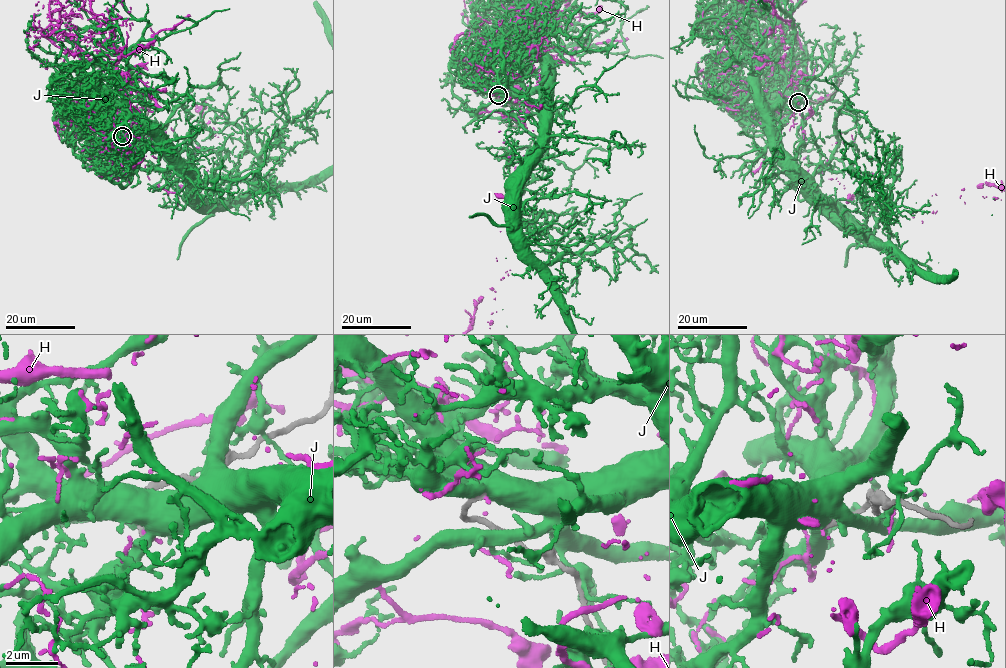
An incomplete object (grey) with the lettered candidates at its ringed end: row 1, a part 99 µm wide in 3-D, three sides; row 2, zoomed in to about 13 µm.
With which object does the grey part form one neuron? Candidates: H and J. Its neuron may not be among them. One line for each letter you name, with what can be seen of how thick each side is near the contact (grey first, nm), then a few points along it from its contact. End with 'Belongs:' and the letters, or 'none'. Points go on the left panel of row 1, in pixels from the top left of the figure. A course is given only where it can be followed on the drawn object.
Belongs: none

